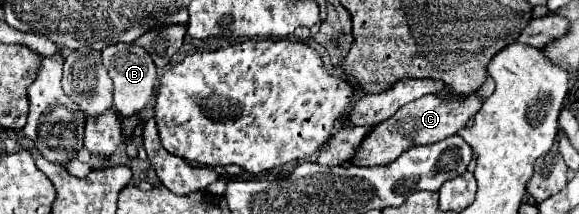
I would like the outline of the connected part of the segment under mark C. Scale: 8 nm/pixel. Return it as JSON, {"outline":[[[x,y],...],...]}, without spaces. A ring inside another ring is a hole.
{"outline":[[[477,93],[465,95],[465,99],[453,103],[453,101],[443,101],[437,95],[425,95],[417,101],[407,103],[407,107],[401,107],[391,119],[379,123],[373,131],[369,131],[369,135],[365,135],[365,139],[361,141],[361,145],[357,147],[351,165],[357,167],[373,167],[373,165],[387,165],[391,161],[395,161],[403,151],[411,149],[413,145],[431,145],[437,143],[445,137],[455,135],[459,129],[467,127],[469,119],[481,109],[481,103],[477,99]]]}

